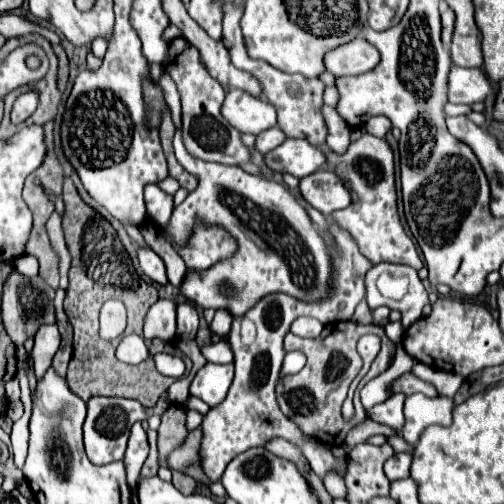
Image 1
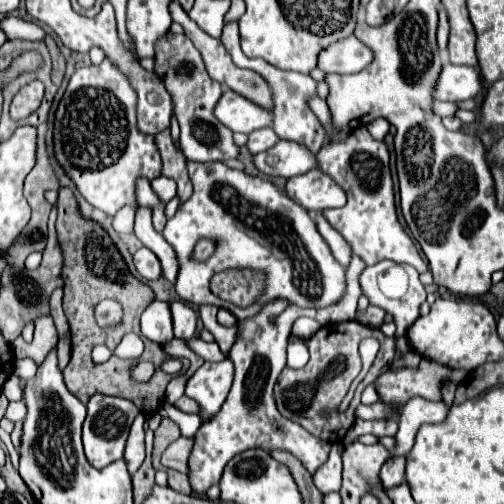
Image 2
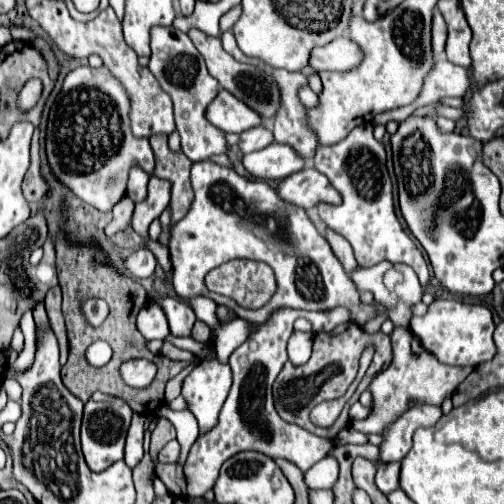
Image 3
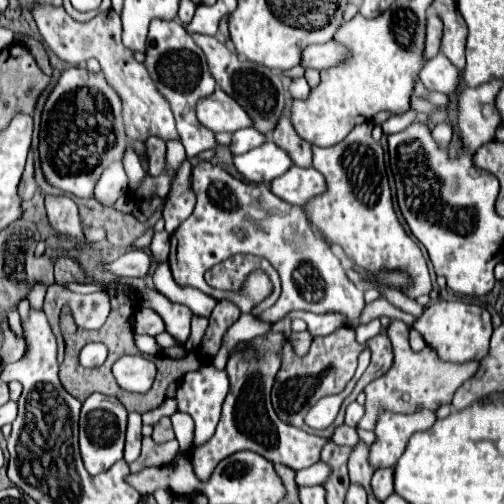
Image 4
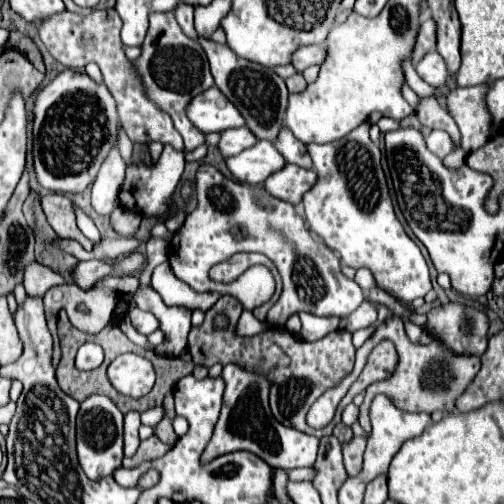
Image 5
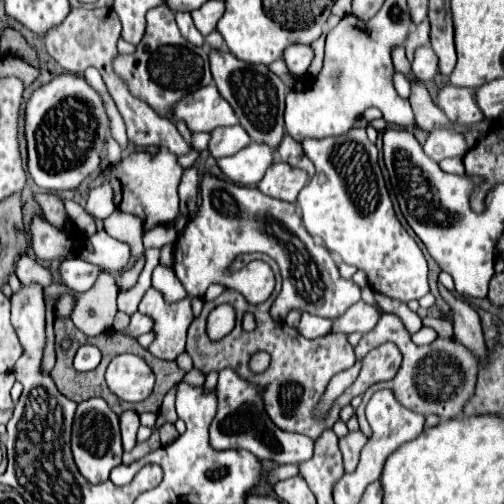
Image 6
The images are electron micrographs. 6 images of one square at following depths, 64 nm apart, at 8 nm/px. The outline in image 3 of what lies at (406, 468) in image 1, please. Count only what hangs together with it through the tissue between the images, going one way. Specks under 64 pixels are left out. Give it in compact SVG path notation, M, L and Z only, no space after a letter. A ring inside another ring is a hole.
M392 462L392 464L378 464L378 472L376 472L376 486L380 492L390 494L398 488L398 476L400 476L400 464Z

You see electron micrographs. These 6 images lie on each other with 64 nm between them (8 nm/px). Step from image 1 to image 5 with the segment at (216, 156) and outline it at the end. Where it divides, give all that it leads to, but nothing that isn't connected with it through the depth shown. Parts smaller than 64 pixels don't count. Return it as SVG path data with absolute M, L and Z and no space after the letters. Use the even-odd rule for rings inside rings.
M152 12L150 28L142 44L142 54L136 60L132 60L132 68L144 86L144 94L172 118L176 130L184 138L186 150L190 152L196 146L204 144L204 134L192 126L192 122L184 116L184 112L188 102L196 94L214 86L214 80L208 68L208 60L204 56L204 48L200 48L198 42L190 40L180 30L172 12Z

